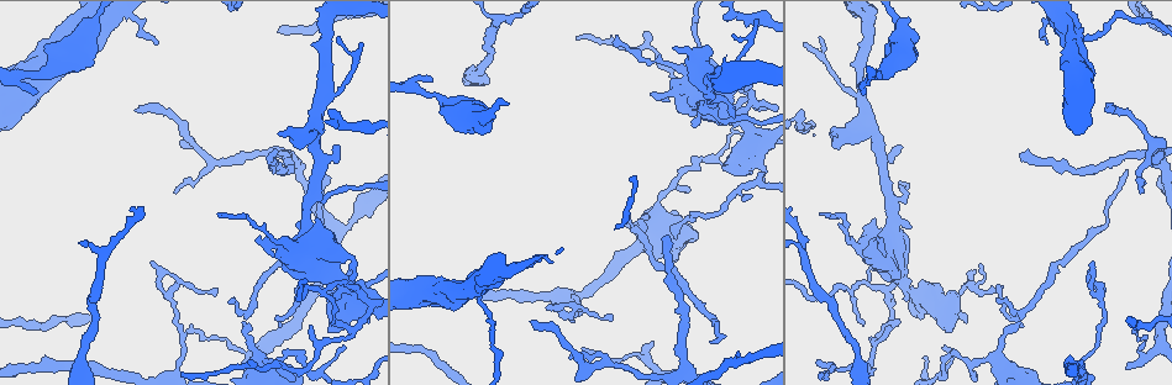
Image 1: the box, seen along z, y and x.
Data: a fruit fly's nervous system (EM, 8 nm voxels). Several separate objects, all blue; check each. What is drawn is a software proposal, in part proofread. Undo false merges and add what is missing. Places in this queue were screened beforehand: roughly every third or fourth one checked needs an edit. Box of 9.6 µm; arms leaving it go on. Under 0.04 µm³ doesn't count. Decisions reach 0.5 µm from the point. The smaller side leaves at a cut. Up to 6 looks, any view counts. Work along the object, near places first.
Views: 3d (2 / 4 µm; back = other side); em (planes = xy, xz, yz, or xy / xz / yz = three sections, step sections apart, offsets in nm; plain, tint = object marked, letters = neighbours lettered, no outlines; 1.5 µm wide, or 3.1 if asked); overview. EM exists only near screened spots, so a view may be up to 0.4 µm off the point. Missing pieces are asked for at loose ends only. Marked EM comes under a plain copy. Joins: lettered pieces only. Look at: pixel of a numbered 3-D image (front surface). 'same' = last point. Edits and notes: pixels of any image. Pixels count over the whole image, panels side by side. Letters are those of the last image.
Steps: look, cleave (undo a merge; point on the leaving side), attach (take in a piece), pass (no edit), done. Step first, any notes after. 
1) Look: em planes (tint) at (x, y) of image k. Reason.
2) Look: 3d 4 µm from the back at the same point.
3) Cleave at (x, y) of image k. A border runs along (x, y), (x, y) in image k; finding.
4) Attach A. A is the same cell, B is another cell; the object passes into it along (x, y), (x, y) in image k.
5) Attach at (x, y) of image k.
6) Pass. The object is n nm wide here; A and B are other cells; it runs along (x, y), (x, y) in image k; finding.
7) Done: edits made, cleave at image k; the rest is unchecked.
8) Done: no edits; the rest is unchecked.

Look: 3d 2 µm at (179, 357) of image 1. Sudden change in width.

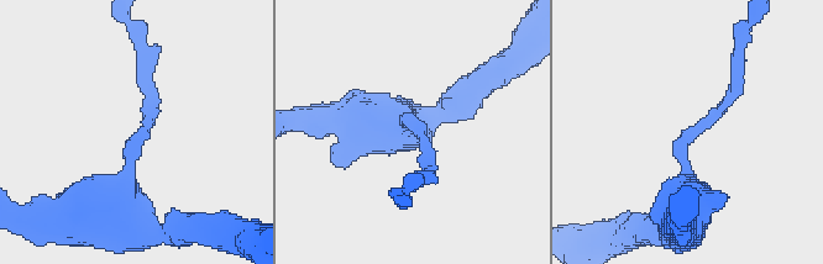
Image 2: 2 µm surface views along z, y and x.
Look: em xz step 8 (tint) at (697, 135) of image 2.

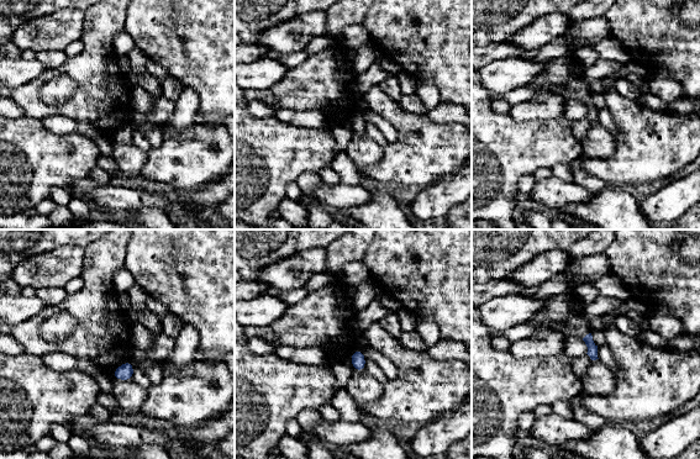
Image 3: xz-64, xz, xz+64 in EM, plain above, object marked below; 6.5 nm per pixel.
Look: em xz step 8 (letters) at the same point. See the neighbours.

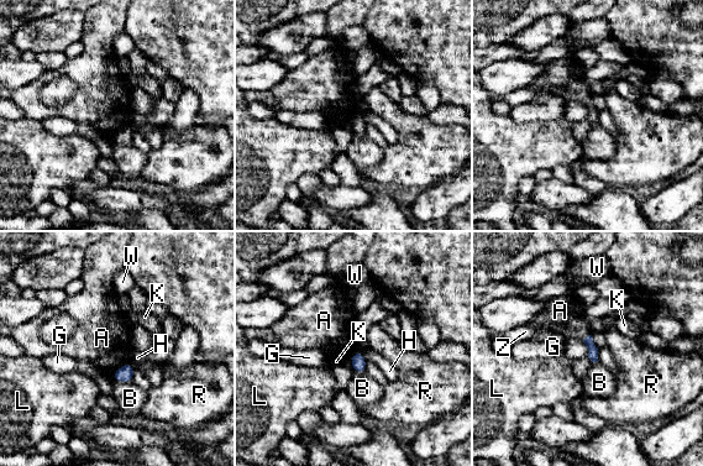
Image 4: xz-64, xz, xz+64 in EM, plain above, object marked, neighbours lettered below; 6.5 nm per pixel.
Pass. The longest contact is with A, 140 nm; A, B, G, H, K, L, R, W and Z are other cells; one neuron here.

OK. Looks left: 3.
Look: em planes (letters) at (1141, 193) of image 1. Branch stops here.

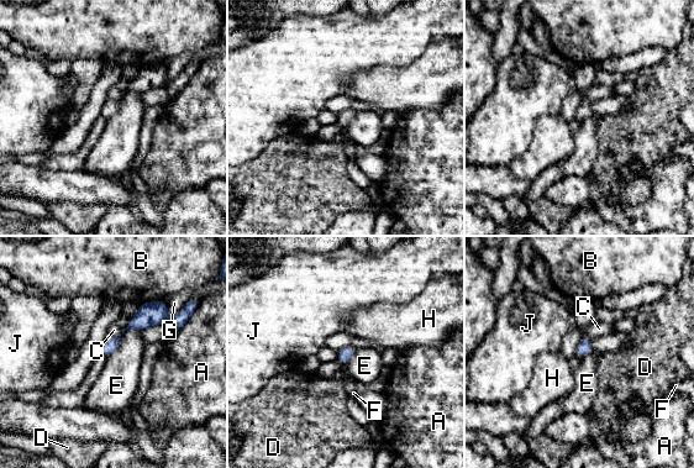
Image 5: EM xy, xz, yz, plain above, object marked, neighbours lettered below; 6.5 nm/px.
Pass. A, B, C, D, E, F, G, H and J are other cells; a border runs along (140, 330), (126, 330), (106, 357) in image 5; no lettered piece goes on from it.

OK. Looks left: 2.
Look: 3d 2 µm at (980, 263) of image 1.

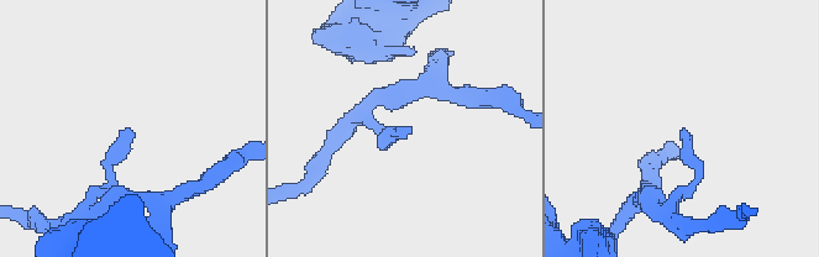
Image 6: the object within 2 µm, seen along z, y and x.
Look: em planes (letters) at (692, 136) of image 6. Need the tissue.

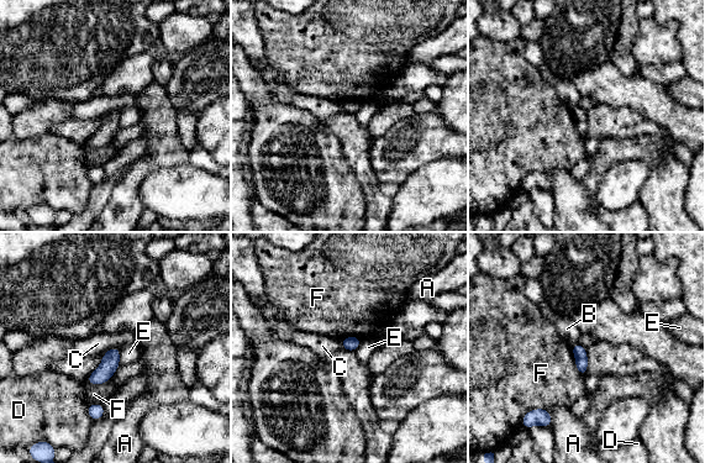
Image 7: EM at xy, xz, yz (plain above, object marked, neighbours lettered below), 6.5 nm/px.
Pass. The object is 90 nm wide here; A, B, C, D, E and F are other cells; a border runs along (119, 346), (112, 346), (105, 352) in image 7; no lettered piece goes on from it.

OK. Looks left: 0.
Done: no edits; the rest is unchecked.

